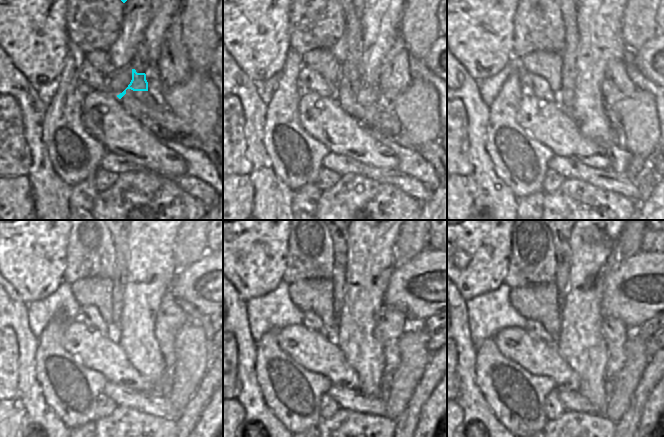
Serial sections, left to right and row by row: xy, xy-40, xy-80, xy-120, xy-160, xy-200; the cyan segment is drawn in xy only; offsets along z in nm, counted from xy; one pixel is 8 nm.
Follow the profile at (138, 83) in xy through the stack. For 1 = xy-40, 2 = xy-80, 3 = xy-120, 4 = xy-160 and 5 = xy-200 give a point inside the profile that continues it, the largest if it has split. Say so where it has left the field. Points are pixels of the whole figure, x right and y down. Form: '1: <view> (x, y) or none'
1: xy-40 (351, 69)
2: xy-80 (569, 72)
3: xy-120 (120, 240)
4: xy-160 (339, 240)
5: xy-200 (561, 240)

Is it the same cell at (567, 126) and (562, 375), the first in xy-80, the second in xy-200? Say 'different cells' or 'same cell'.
same cell

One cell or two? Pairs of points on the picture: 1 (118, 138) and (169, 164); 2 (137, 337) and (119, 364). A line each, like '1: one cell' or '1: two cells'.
1: one cell
2: two cells

